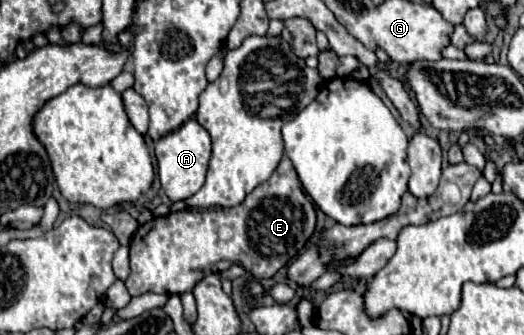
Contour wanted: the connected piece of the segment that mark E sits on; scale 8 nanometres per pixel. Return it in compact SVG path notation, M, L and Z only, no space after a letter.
M285 156L279 162L277 170L271 174L271 178L259 184L253 192L249 192L239 206L213 208L209 212L193 212L193 210L169 212L139 226L139 230L131 240L131 274L125 286L131 296L141 296L145 292L157 294L191 292L197 282L213 274L215 264L219 264L221 260L243 266L257 280L267 280L305 248L313 232L315 232L315 208L307 198L307 194L303 192L303 186L291 160Z

